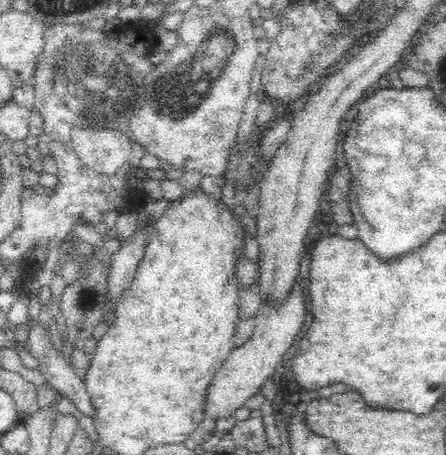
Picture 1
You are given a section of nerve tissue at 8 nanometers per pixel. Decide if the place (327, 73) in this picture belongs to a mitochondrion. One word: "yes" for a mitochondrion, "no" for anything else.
no

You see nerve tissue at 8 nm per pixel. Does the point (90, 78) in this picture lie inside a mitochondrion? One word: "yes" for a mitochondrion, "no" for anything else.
yes

